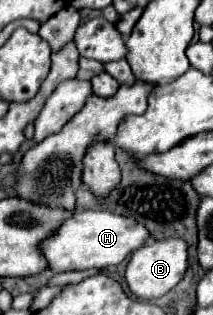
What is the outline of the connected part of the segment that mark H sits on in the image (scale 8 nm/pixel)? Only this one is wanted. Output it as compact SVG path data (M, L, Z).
M98 206L96 210L78 208L50 236L46 236L38 244L38 248L44 260L48 262L48 270L58 274L68 270L116 266L130 252L138 250L146 240L148 240L148 230L142 224L136 224L136 220L128 220L128 216L118 216Z

